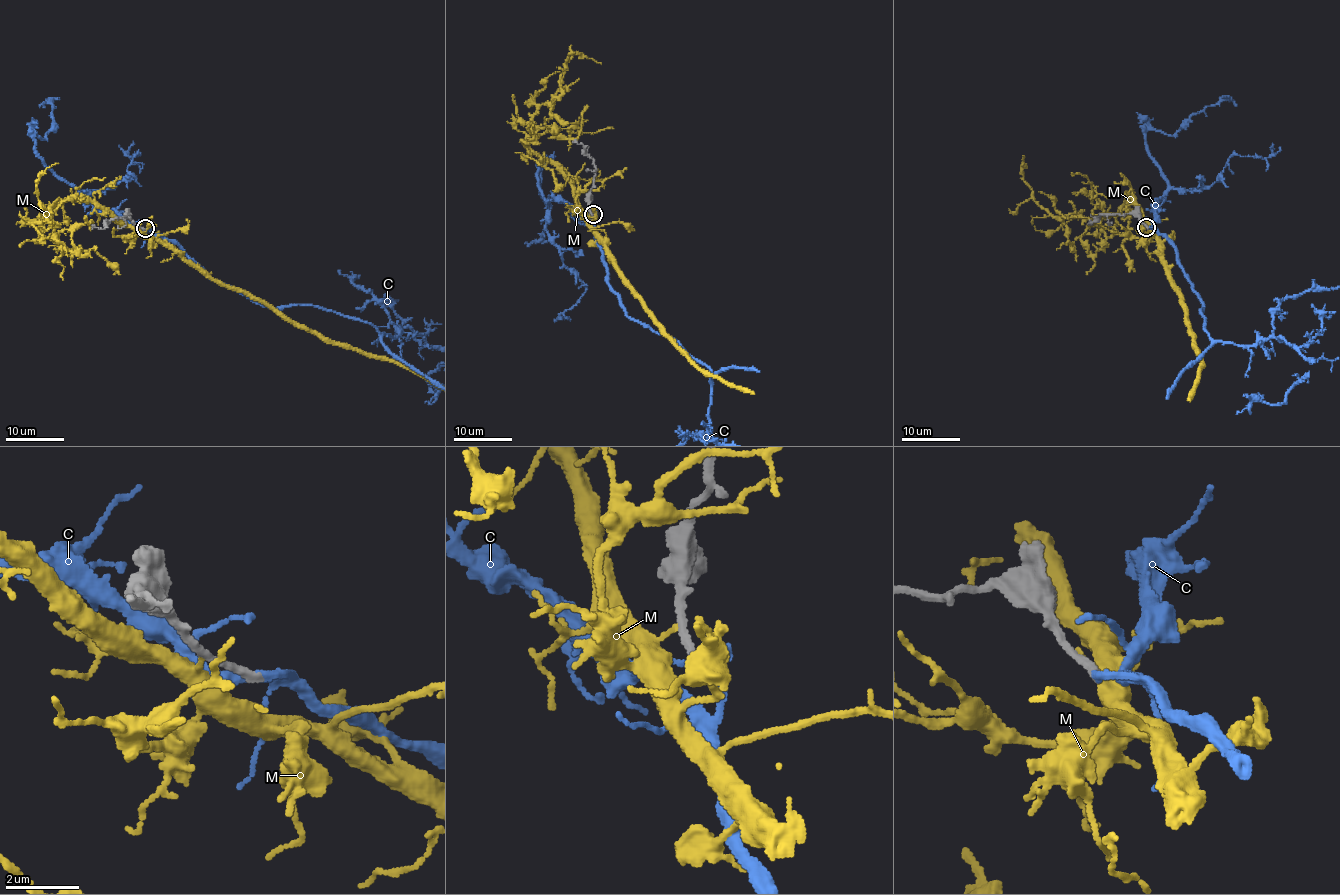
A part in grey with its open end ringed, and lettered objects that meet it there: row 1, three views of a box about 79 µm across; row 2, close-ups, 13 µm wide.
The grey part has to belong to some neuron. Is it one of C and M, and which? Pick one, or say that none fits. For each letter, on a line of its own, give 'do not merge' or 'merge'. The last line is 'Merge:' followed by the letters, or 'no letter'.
C: merge
M: do not merge
Merge: C

